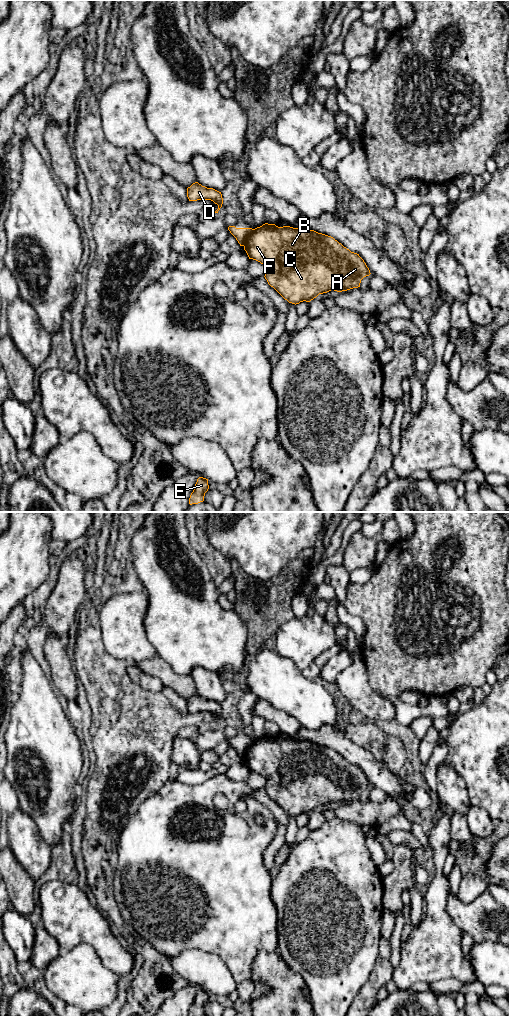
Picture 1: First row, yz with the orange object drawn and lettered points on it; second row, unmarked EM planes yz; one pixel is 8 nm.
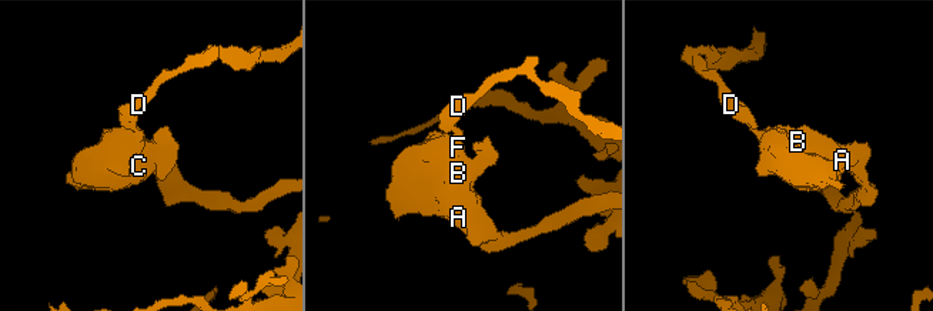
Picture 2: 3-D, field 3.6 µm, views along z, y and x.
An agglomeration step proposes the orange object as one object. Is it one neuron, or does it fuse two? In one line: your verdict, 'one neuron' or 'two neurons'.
two neurons

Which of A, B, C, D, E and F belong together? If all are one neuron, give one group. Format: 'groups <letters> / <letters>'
groups A B C E F / D

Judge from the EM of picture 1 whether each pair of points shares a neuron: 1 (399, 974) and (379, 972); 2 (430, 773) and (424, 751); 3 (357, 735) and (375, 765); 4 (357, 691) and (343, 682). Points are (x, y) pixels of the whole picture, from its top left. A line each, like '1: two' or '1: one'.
1: two
2: two
3: two
4: one

